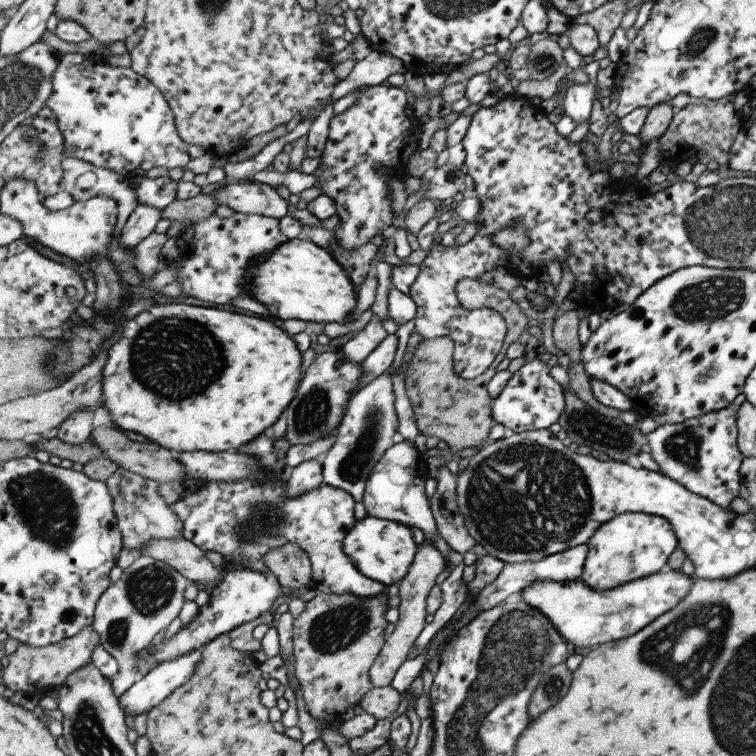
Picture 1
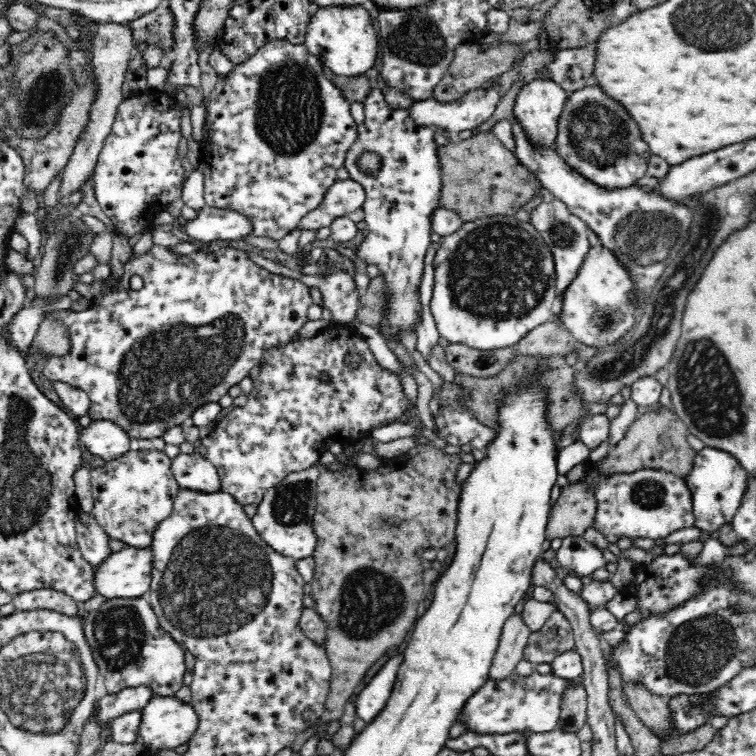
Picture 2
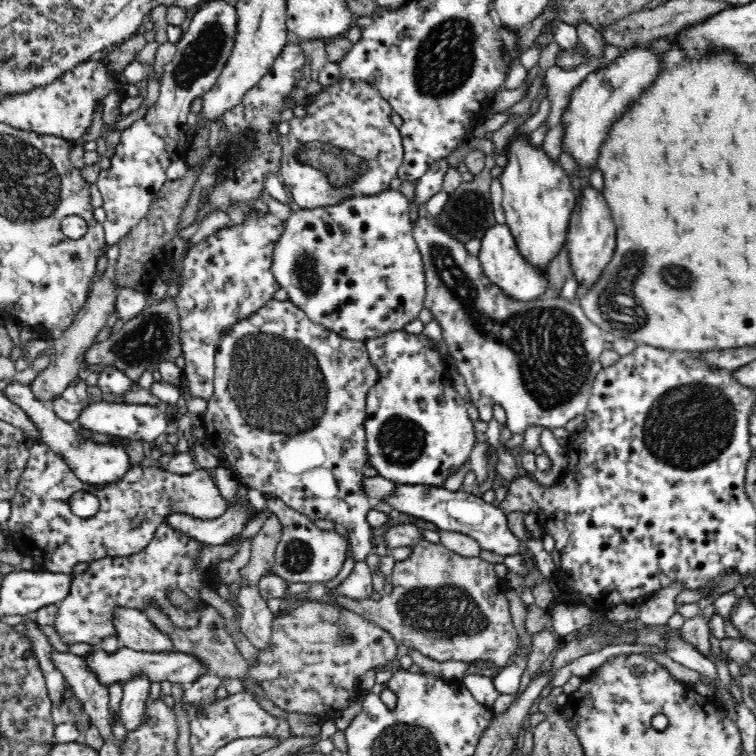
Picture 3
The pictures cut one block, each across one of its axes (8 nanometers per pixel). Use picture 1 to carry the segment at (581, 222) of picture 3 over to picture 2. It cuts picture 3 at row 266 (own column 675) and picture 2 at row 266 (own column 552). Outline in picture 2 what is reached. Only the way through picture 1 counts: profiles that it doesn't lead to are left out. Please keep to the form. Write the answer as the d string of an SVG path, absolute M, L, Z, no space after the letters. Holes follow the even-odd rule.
M603 245L591 247L572 282L561 294L558 314L561 323L585 346L609 348L622 341L636 322L633 284L625 268Z

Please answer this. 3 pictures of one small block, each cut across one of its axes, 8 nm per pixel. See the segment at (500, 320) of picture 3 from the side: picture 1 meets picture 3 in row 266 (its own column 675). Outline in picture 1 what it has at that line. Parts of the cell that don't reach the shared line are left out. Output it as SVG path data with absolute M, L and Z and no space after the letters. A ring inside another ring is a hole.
M745 395L737 396L729 407L711 411L701 416L690 418L682 423L658 425L654 431L647 434L650 442L651 455L658 464L660 471L679 484L685 485L689 491L705 497L723 510L731 510L728 506L731 500L738 496L741 485L740 466L743 459L737 445L737 412Z

